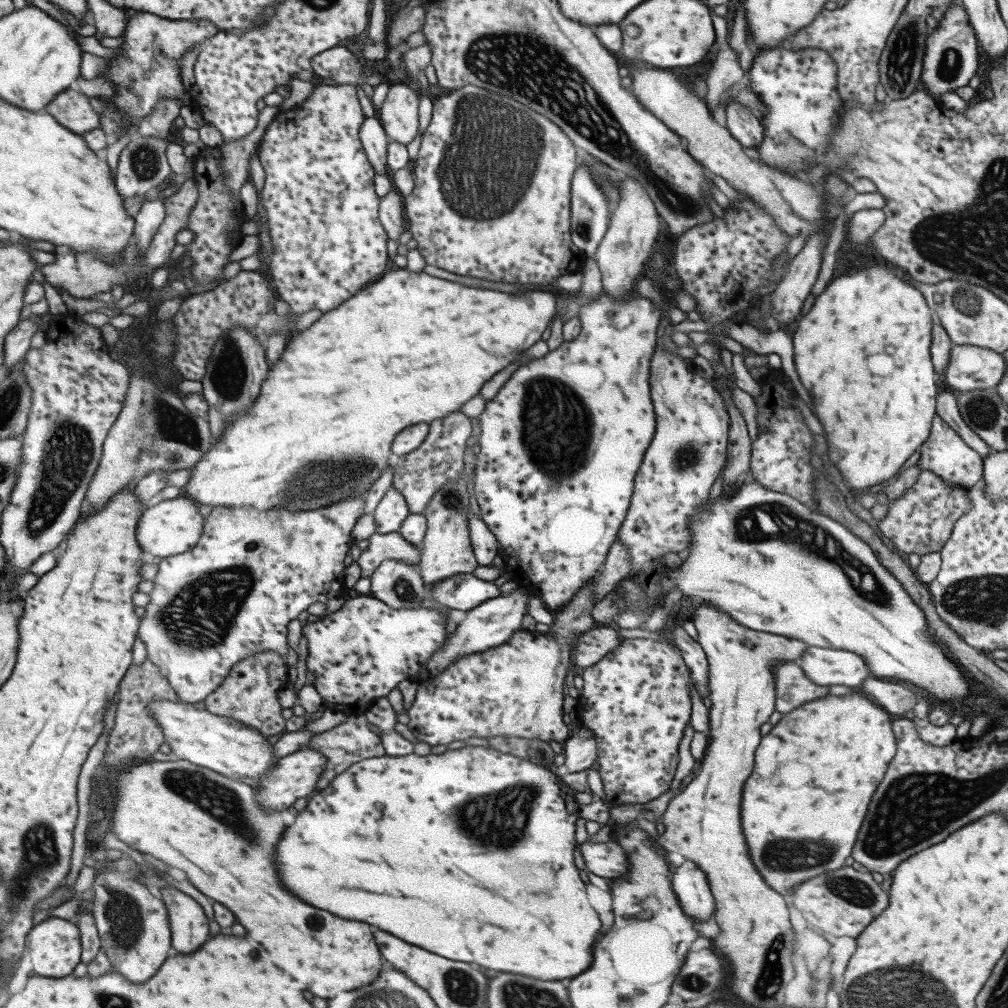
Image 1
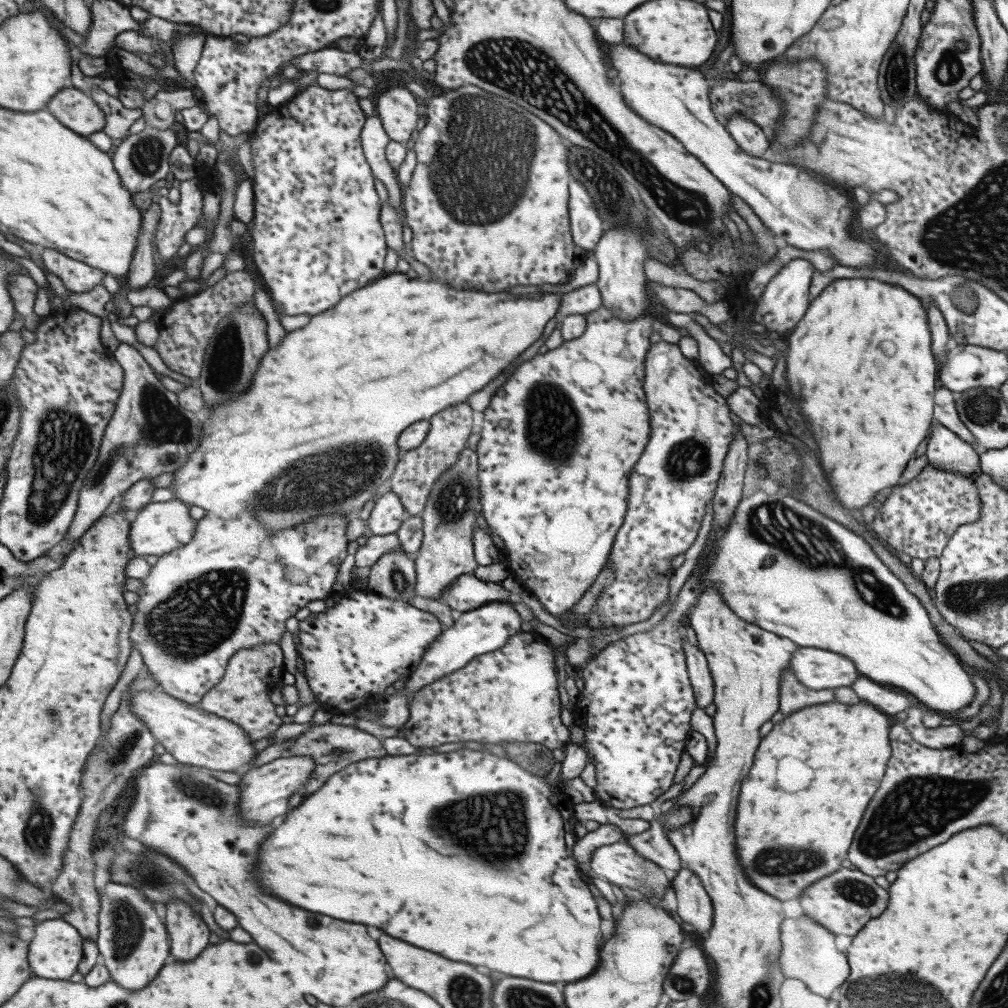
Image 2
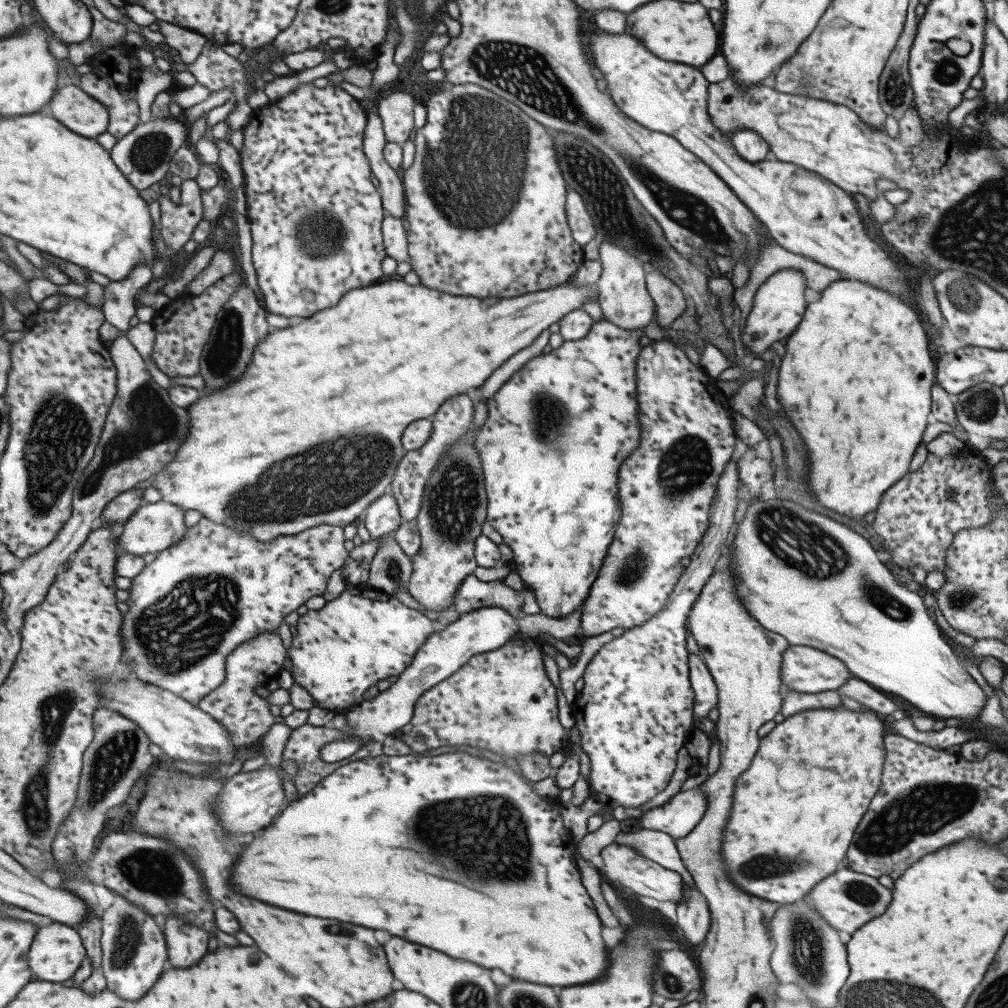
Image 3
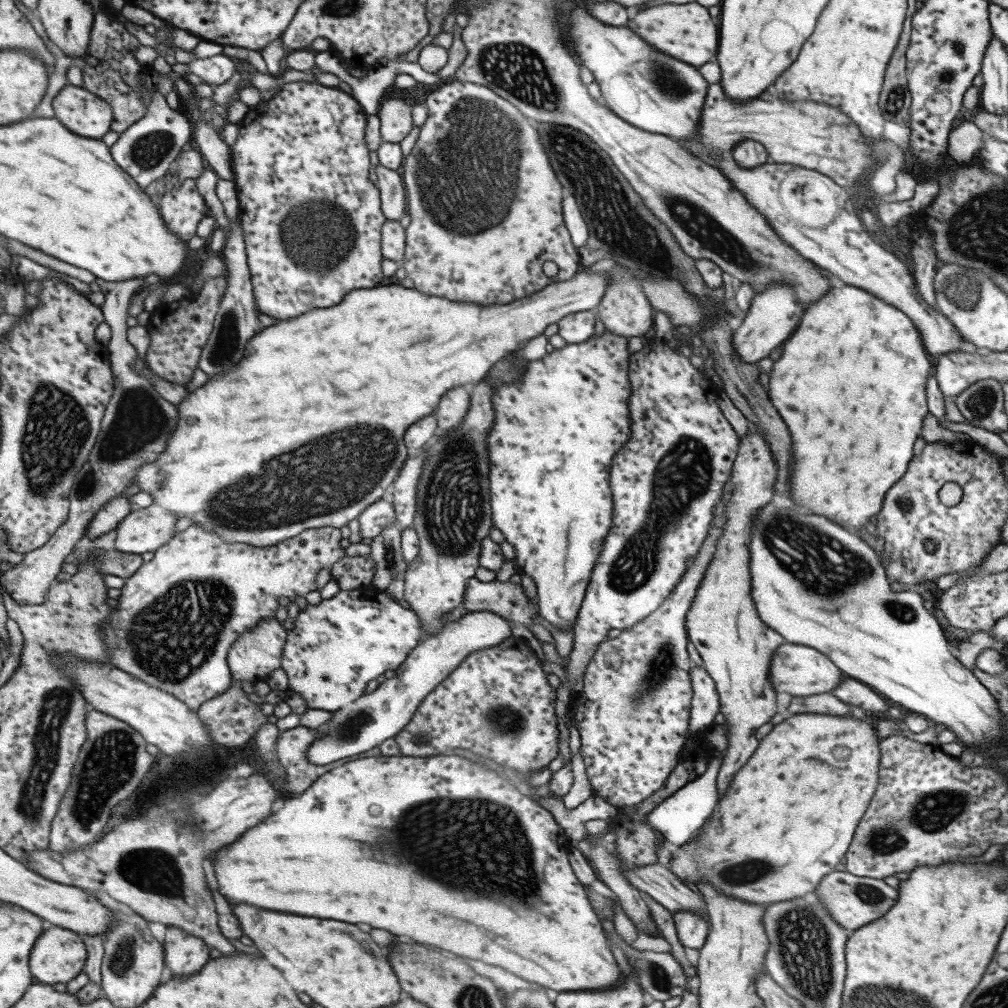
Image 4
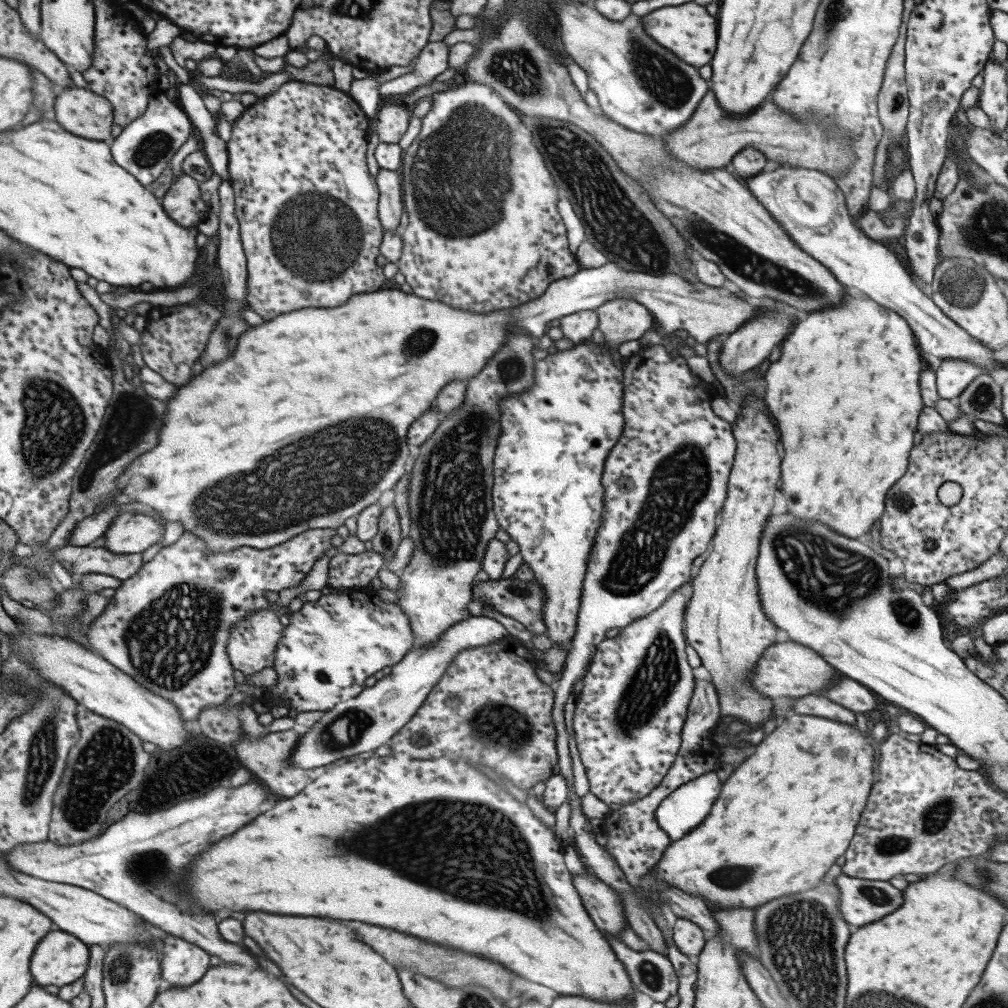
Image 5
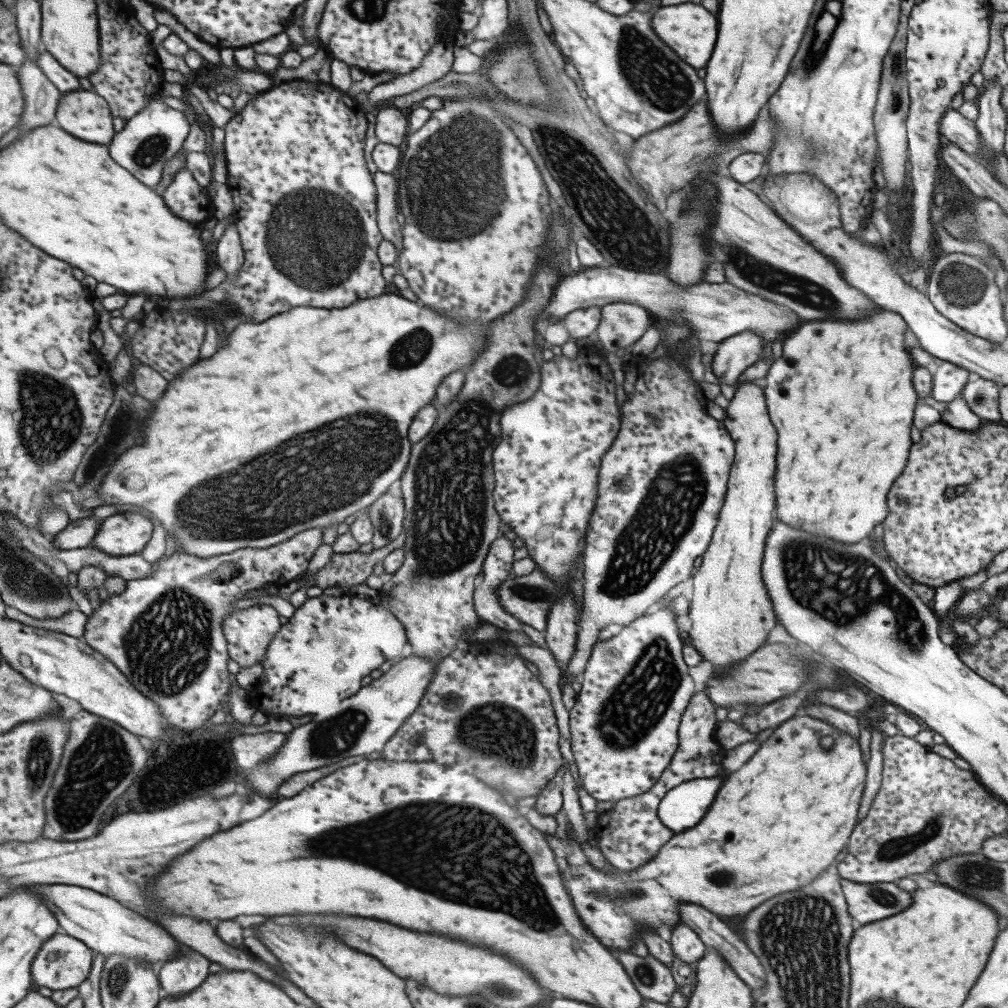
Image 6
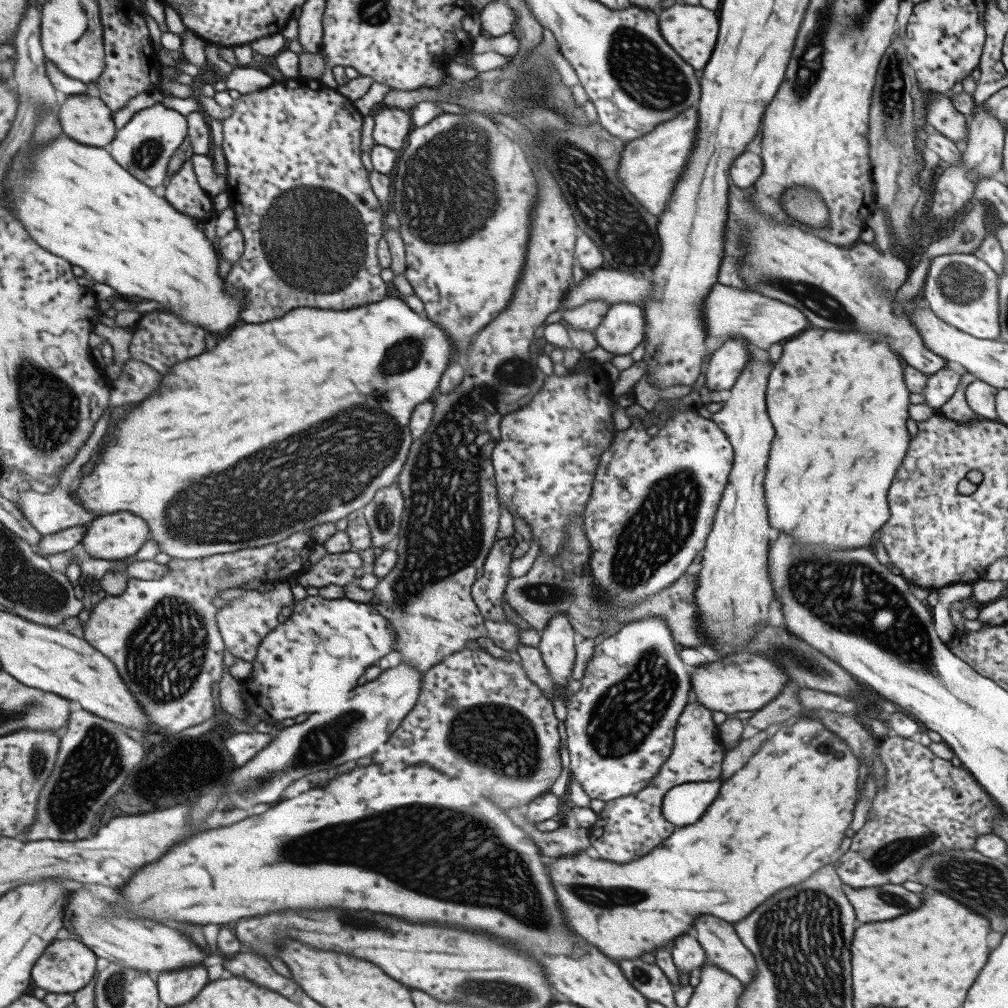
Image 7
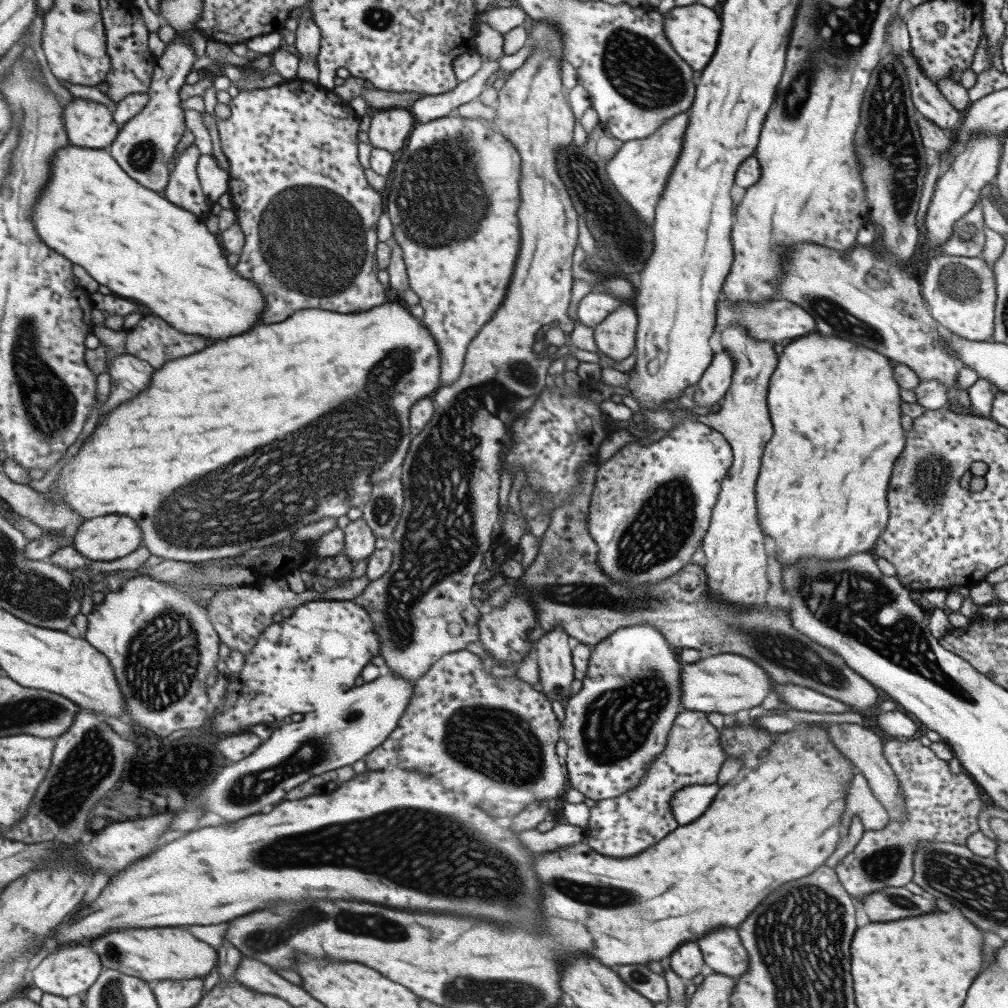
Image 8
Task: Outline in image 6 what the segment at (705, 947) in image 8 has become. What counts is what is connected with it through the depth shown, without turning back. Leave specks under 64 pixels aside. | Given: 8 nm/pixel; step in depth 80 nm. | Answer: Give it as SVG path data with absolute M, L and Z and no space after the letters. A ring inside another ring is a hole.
M690 902L679 903L678 913L680 922L686 924L695 932L706 948L714 948L714 951L723 957L723 960L735 971L736 976L739 977L752 992L762 990L765 974L763 974L761 964L759 964L757 958L753 956L753 953L743 940L725 923L725 920L719 920L719 918L715 916L715 913L711 914L710 910L705 910L701 908L701 906L695 906L695 904L691 904Z

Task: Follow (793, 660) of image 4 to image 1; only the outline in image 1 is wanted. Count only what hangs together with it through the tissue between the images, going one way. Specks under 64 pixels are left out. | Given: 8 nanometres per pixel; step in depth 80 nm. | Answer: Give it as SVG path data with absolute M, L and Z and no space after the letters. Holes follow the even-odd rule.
M807 646L797 662L806 677L819 686L859 686L871 676L864 658L847 649Z

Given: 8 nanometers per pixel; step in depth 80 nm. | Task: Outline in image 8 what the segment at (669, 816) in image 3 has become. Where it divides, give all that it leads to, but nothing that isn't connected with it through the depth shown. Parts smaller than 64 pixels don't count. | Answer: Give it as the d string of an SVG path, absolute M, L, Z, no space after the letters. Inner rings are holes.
M717 783L713 784L692 784L684 786L681 790L676 790L669 799L670 809L678 826L683 826L699 818L706 812L706 808L711 804Z

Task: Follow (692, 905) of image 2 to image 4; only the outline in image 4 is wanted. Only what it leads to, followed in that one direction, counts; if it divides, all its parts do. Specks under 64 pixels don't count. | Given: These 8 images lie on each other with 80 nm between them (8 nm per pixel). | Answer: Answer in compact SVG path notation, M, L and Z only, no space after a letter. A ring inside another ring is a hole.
M675 911L672 913L672 921L679 942L685 948L698 948L703 946L708 933L708 921L701 915L691 911Z

